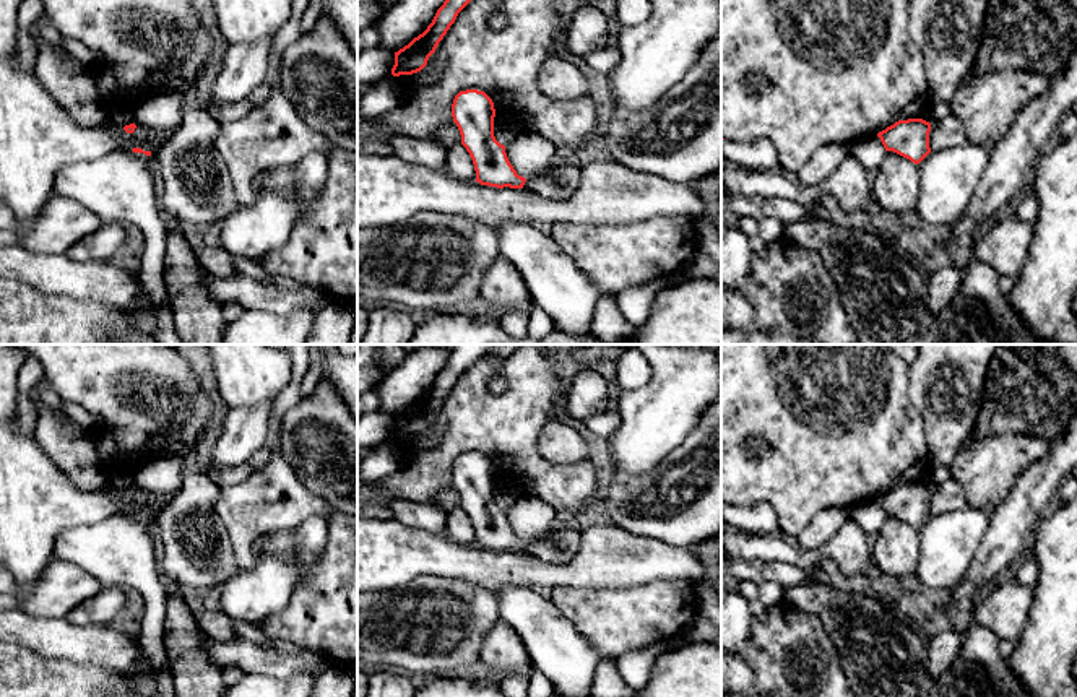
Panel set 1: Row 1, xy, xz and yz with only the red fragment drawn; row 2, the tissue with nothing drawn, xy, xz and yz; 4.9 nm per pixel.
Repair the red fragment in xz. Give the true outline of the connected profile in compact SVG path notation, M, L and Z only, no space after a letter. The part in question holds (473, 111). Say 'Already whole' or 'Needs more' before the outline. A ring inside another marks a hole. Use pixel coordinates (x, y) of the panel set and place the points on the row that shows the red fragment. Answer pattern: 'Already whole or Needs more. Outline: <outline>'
Needs more. Outline: M478 89L460 91L452 104L461 145L469 153L476 182L489 187L525 188L547 200L570 200L580 187L582 167L567 158L543 175L525 179L510 164L505 146L494 136L495 109L492 99Z

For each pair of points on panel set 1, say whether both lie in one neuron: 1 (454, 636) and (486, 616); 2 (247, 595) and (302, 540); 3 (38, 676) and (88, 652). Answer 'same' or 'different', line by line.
1: same
2: same
3: different

